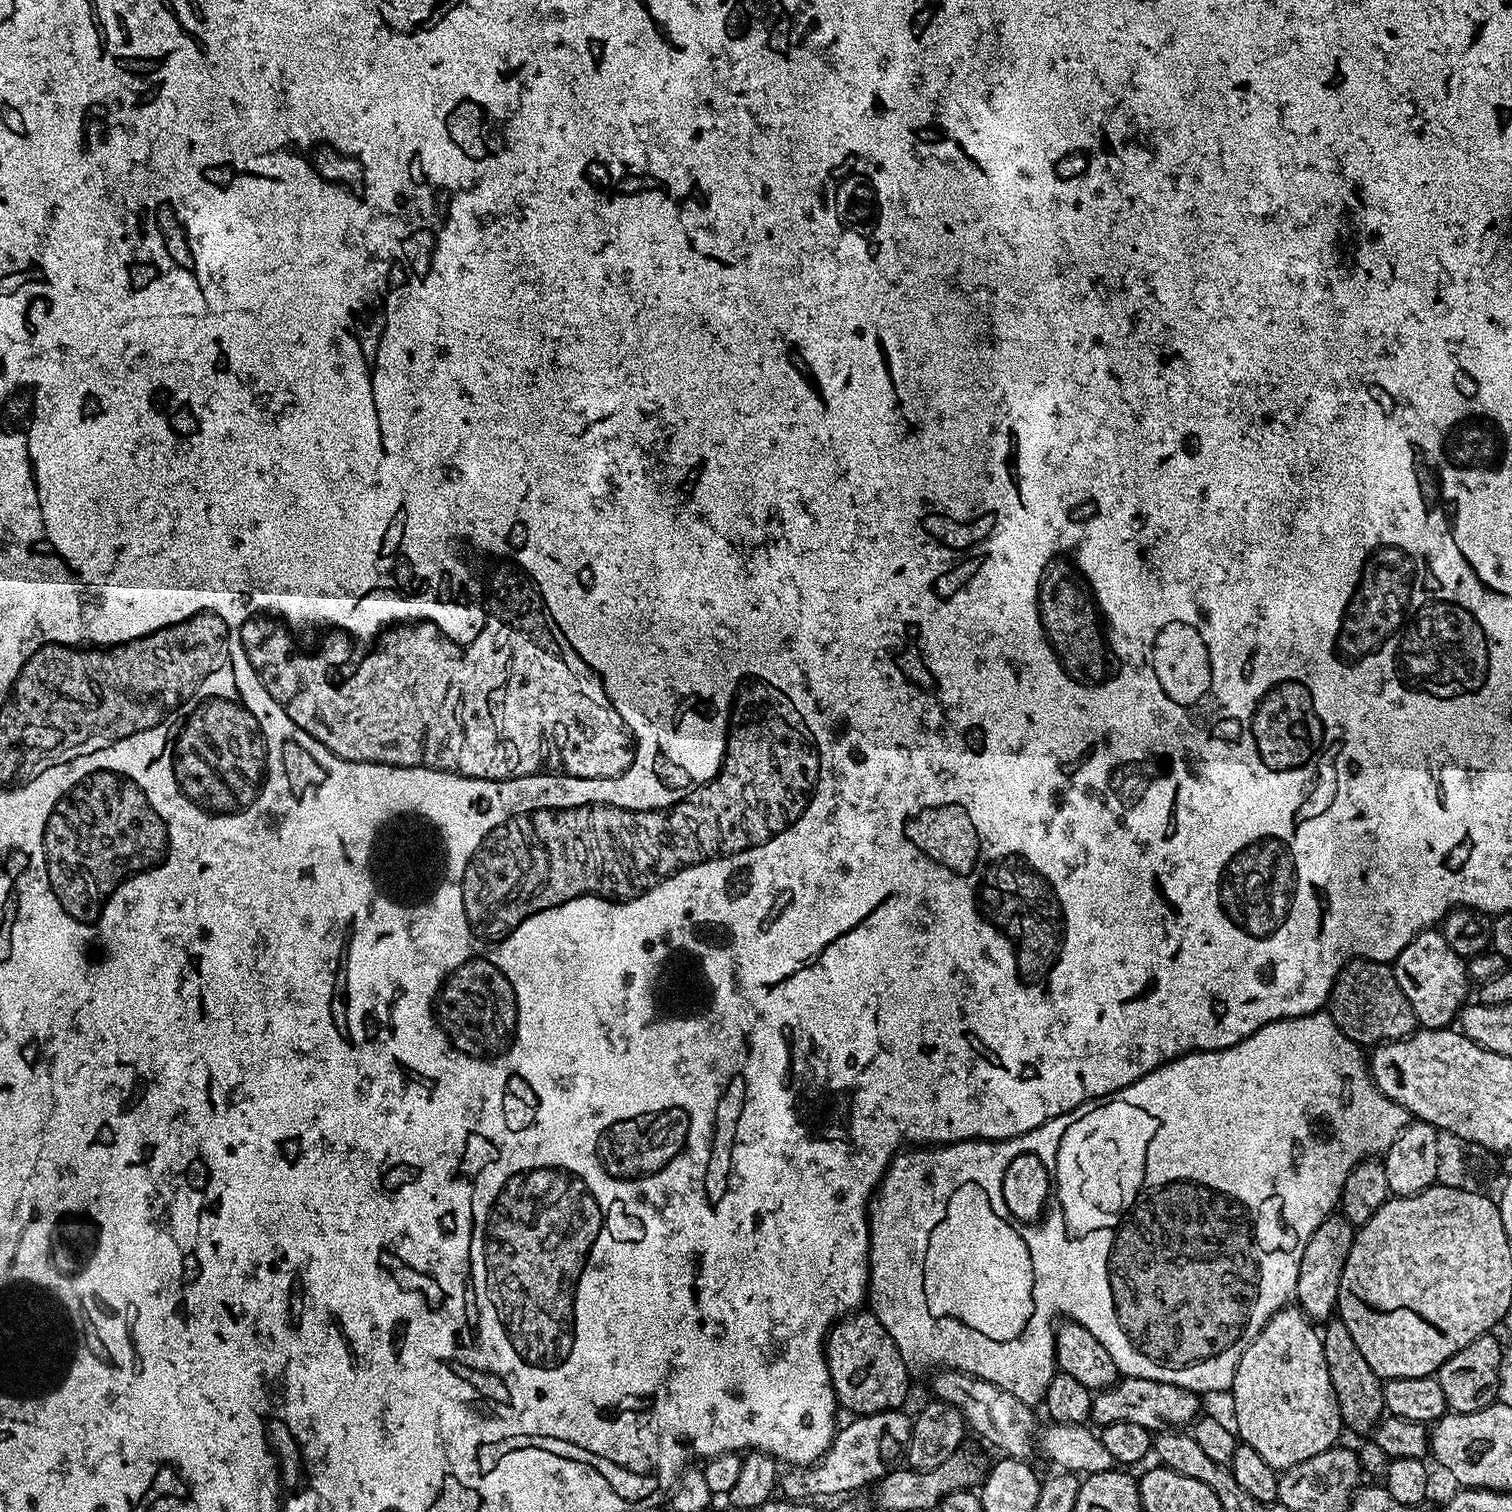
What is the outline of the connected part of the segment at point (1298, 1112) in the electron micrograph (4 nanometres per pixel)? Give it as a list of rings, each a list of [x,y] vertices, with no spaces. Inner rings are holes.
[[[1327,1011],[1312,1012],[1309,1016],[1294,1016],[1291,1020],[1275,1020],[1273,1024],[1267,1024],[1258,1029],[1254,1034],[1250,1034],[1242,1042],[1238,1042],[1229,1048],[1219,1048],[1217,1052],[1202,1052],[1193,1050],[1183,1056],[1176,1057],[1175,1060],[1169,1060],[1167,1064],[1161,1064],[1160,1067],[1148,1072],[1142,1078],[1138,1078],[1130,1086],[1122,1090],[1112,1092],[1108,1096],[1099,1096],[1097,1100],[1088,1100],[1084,1104],[1078,1105],[1074,1110],[1063,1112],[1058,1118],[1047,1120],[1042,1126],[1030,1130],[1021,1136],[1015,1136],[1013,1140],[962,1140],[955,1144],[945,1144],[943,1146],[932,1146],[927,1150],[904,1150],[893,1156],[891,1164],[888,1165],[888,1171],[884,1174],[884,1179],[880,1181],[875,1193],[874,1199],[870,1204],[870,1215],[868,1218],[868,1235],[870,1237],[870,1305],[871,1311],[886,1326],[890,1338],[898,1346],[902,1358],[907,1360],[909,1365],[916,1364],[937,1364],[937,1369],[956,1369],[960,1372],[966,1372],[978,1379],[989,1380],[994,1386],[1001,1387],[1002,1390],[1022,1402],[1036,1406],[1041,1403],[1050,1386],[1052,1377],[1057,1375],[1056,1366],[1056,1333],[1052,1319],[1056,1315],[1064,1316],[1069,1321],[1083,1326],[1106,1346],[1110,1358],[1114,1358],[1117,1373],[1124,1376],[1137,1376],[1138,1378],[1150,1378],[1158,1382],[1170,1382],[1174,1386],[1182,1386],[1186,1390],[1197,1394],[1204,1392],[1224,1392],[1227,1393],[1234,1382],[1234,1374],[1238,1370],[1238,1362],[1242,1354],[1254,1342],[1254,1338],[1266,1326],[1266,1322],[1273,1314],[1280,1311],[1293,1299],[1296,1283],[1298,1282],[1298,1270],[1302,1262],[1302,1254],[1306,1250],[1306,1242],[1318,1230],[1318,1226],[1328,1216],[1333,1215],[1334,1209],[1340,1203],[1340,1191],[1344,1189],[1346,1178],[1354,1165],[1359,1164],[1377,1154],[1387,1152],[1389,1146],[1398,1138],[1398,1134],[1410,1122],[1410,1113],[1398,1102],[1386,1098],[1376,1087],[1375,1079],[1370,1071],[1369,1061],[1363,1056],[1361,1045],[1349,1040]],[[1022,1154],[1034,1154],[1039,1156],[1040,1160],[1048,1168],[1048,1176],[1052,1180],[1052,1196],[1049,1199],[1048,1207],[1039,1221],[1038,1226],[1032,1222],[1013,1222],[1002,1211],[1001,1205],[1004,1203],[1002,1198],[1002,1178],[1006,1166],[1014,1162]]]

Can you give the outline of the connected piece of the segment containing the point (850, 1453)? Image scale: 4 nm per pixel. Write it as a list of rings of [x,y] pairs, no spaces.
[[[889,1410],[886,1412],[875,1412],[869,1416],[857,1415],[852,1418],[848,1425],[841,1427],[832,1445],[827,1452],[811,1466],[796,1466],[782,1476],[782,1492],[787,1499],[793,1502],[808,1502],[811,1496],[836,1496],[843,1497],[845,1494],[856,1494],[859,1488],[875,1485],[876,1481],[882,1479],[884,1475],[897,1463],[896,1459],[905,1455],[908,1443],[912,1437],[913,1417],[907,1416],[904,1410]]]

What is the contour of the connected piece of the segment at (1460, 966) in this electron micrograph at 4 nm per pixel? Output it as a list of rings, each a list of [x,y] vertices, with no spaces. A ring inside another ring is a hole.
[[[1429,930],[1414,937],[1396,956],[1392,969],[1421,1029],[1449,1027],[1469,999],[1470,977],[1465,957],[1450,950],[1443,931]]]

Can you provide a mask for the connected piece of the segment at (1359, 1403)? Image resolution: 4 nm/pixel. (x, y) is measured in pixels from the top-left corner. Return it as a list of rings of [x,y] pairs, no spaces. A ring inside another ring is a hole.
[[[1339,1318],[1329,1319],[1323,1325],[1322,1339],[1326,1366],[1330,1370],[1330,1382],[1334,1386],[1343,1427],[1361,1434],[1371,1433],[1386,1412],[1381,1377],[1377,1376],[1370,1362],[1362,1358],[1362,1350],[1358,1350],[1358,1342],[1350,1338],[1350,1330],[1346,1330],[1346,1322],[1342,1322]]]

